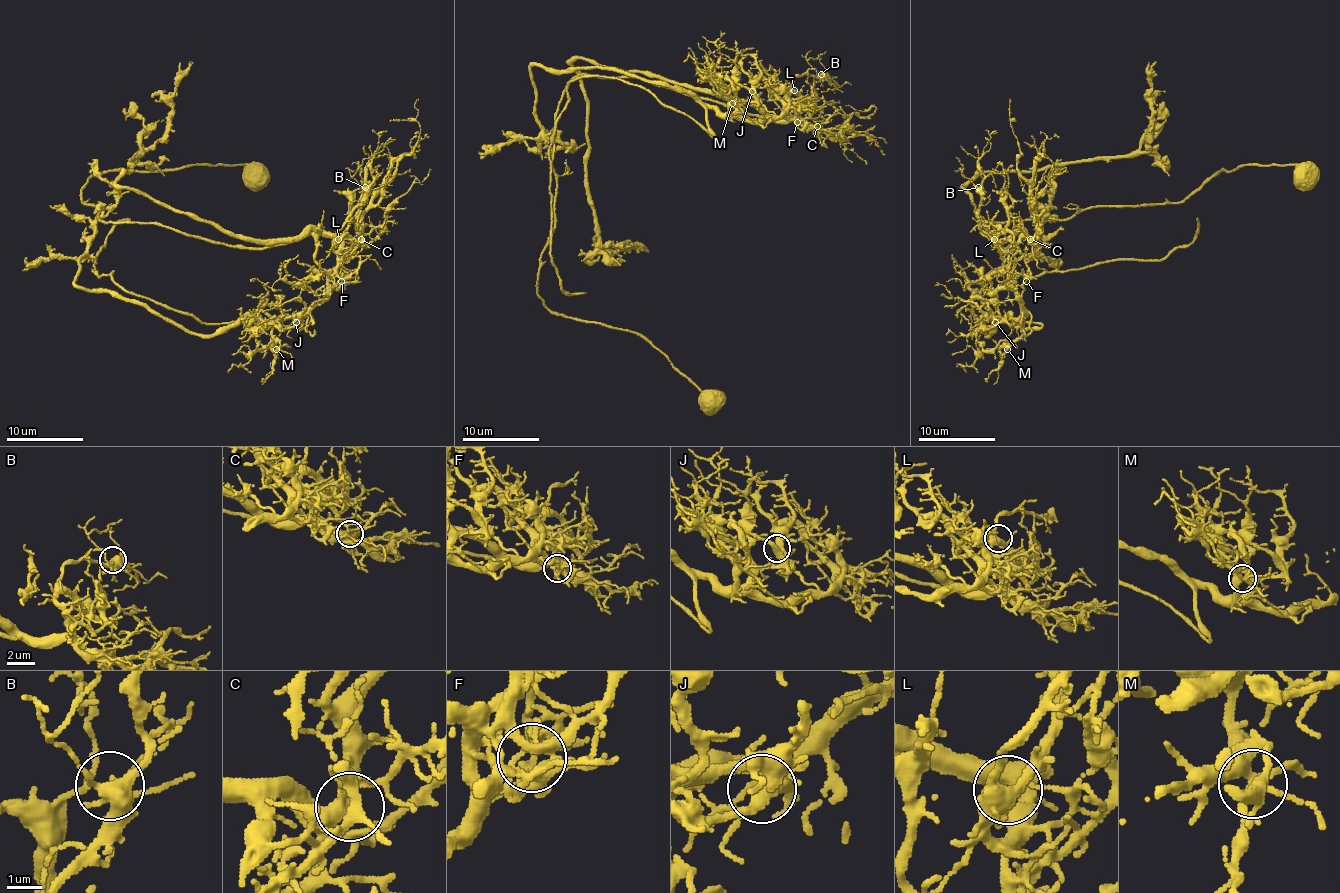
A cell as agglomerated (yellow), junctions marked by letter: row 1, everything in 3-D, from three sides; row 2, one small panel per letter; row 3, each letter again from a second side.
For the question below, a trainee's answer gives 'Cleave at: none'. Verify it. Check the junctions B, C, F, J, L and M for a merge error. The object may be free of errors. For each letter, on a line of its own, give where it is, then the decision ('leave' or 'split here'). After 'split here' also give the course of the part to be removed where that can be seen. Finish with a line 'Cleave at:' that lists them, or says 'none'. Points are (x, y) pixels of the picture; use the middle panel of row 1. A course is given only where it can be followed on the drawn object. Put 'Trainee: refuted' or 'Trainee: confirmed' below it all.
B: place (821, 74); leave
C: place (817, 126); leave
F: place (797, 122); split here; course (798, 122), (709, 109), (709, 130), (638, 86), (575, 78), (548, 153), (550, 259), (562, 289), (587, 293)
J: place (752, 91); leave
L: place (794, 90); leave
M: place (732, 103); leave
Cleave at: F
Trainee: refuted

